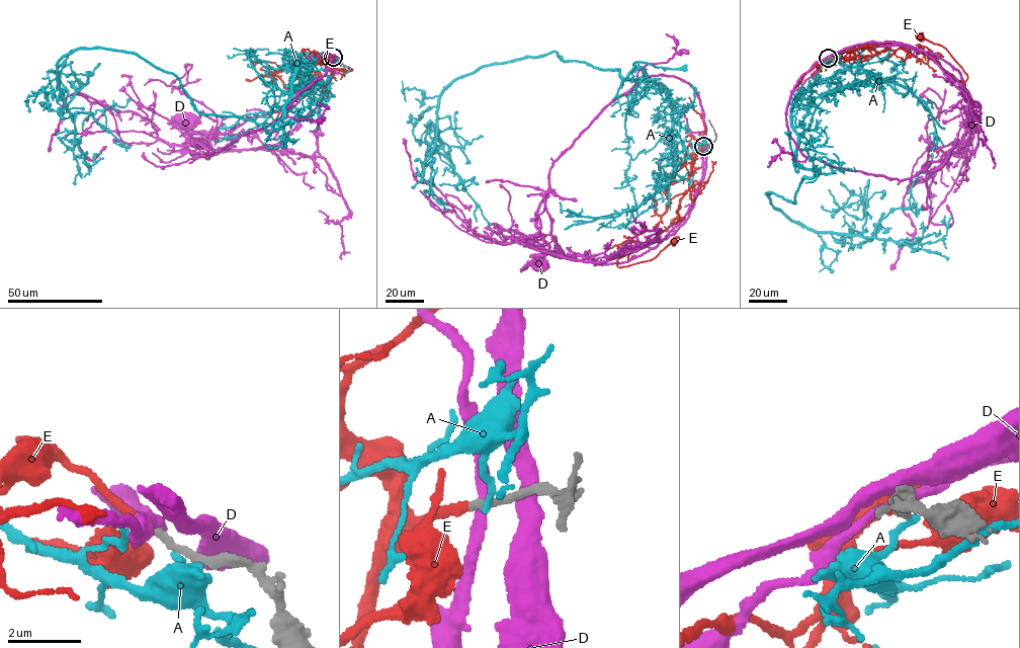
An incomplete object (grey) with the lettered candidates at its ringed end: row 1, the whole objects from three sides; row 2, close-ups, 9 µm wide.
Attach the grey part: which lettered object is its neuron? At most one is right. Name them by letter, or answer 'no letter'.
E

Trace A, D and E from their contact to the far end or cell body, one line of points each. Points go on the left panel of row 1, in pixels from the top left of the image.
A: (335, 58), (298, 56), (268, 132), (200, 114), (132, 53), (60, 59), (72, 120), (105, 129), (129, 98)
D: (334, 57), (337, 61), (332, 76), (287, 109), (248, 117), (225, 134), (194, 132), (189, 120)
E: (333, 57), (320, 55), (322, 58), (315, 61), (307, 76), (291, 81), (286, 116), (275, 122), (316, 76)

